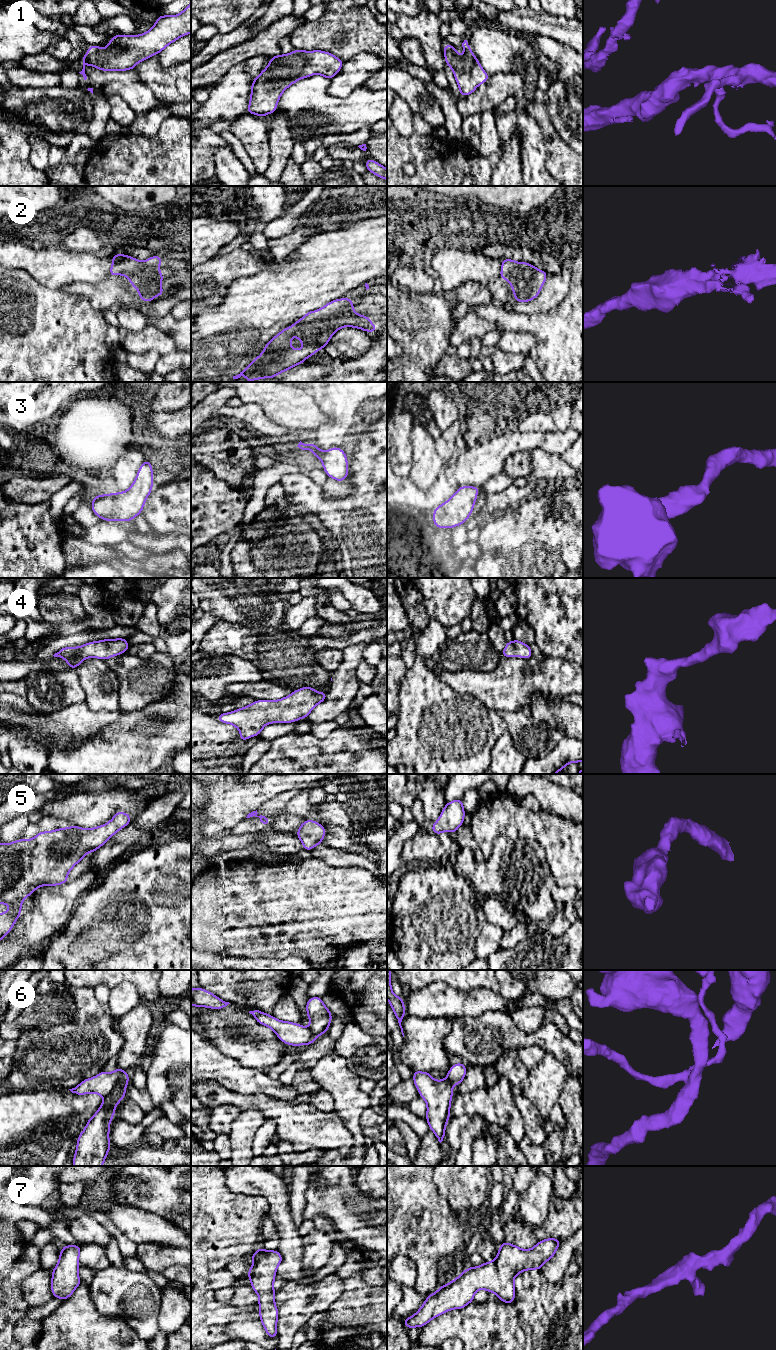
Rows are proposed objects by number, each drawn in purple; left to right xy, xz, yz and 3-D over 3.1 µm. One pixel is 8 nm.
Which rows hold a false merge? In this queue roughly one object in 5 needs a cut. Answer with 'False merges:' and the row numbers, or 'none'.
False merges: 6

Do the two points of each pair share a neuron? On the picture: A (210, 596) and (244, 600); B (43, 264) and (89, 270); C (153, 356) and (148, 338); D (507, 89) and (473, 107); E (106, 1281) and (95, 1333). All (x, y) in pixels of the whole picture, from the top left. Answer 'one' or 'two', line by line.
A: one
B: one
C: two
D: one
E: two

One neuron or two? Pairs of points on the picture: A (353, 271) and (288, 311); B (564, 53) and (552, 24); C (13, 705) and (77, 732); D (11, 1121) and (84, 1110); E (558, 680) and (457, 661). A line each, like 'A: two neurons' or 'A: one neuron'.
A: one neuron
B: two neurons
C: one neuron
D: one neuron
E: two neurons

